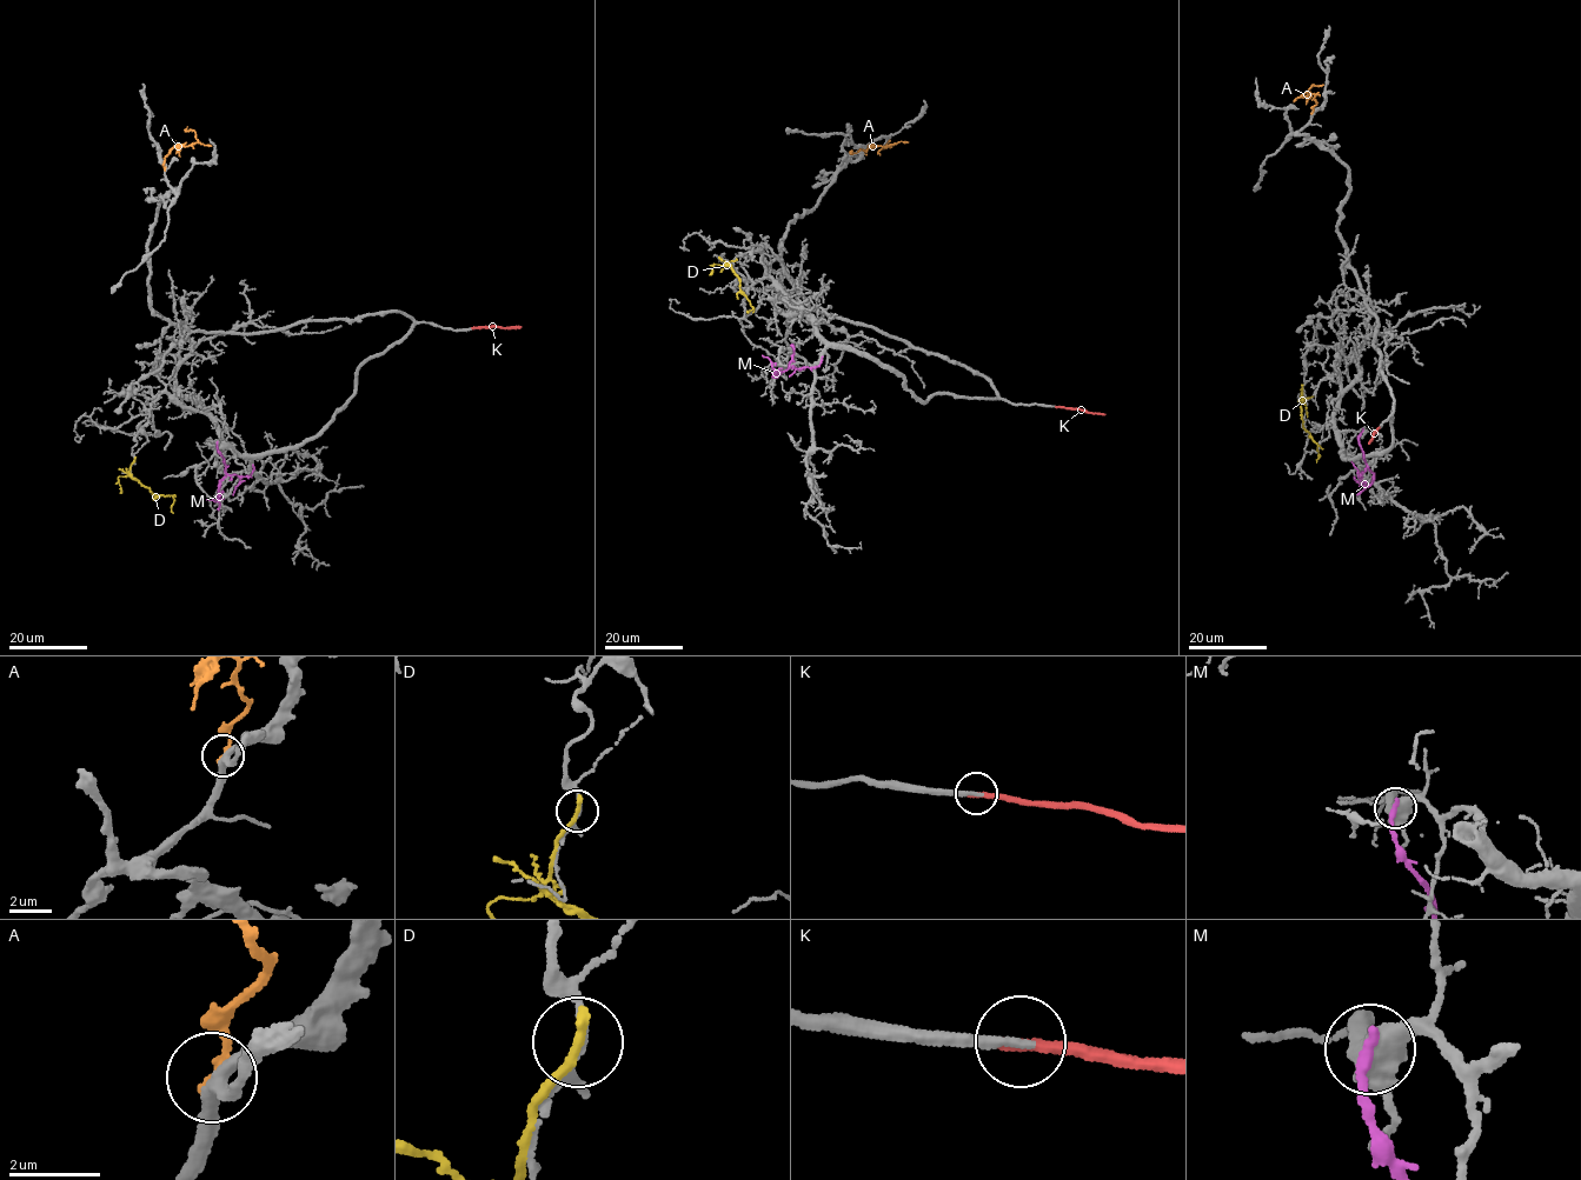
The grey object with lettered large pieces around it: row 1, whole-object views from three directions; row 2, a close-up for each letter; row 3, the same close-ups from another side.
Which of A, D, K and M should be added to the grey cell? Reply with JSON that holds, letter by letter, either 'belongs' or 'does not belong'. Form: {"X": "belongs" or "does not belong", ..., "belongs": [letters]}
{"A": "does not belong", "D": "does not belong", "K": "belongs", "M": "does not belong", "belongs": ["K"]}

